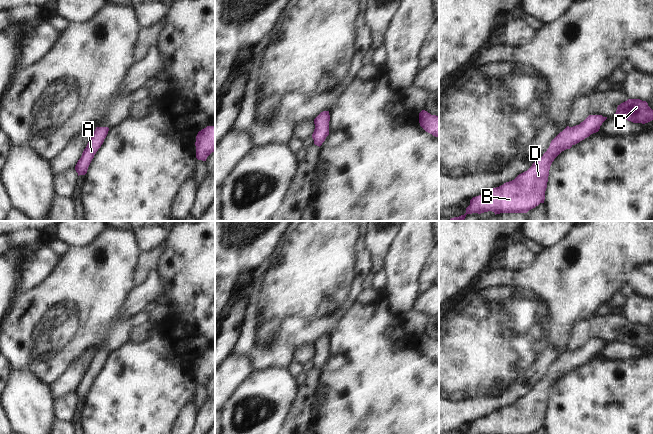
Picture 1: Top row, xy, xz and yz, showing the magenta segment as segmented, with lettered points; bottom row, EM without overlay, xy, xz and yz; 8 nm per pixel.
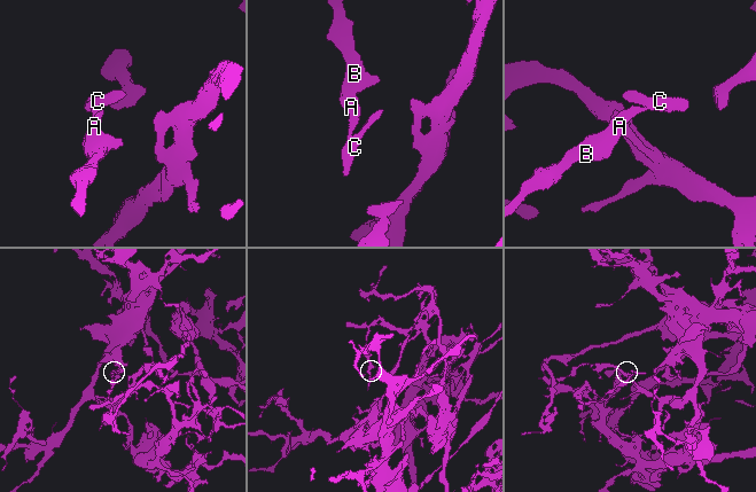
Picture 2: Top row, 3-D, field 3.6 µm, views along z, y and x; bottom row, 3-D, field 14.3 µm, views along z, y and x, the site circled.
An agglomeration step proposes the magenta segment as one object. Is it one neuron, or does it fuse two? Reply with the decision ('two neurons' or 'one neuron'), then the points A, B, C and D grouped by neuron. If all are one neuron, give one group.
one neuron; groups A B C D

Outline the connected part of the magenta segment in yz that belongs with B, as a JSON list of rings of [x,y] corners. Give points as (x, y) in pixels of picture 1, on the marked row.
[[[589,115],[579,125],[567,126],[550,143],[549,148],[525,172],[514,180],[473,197],[466,213],[450,221],[464,221],[467,214],[492,211],[500,213],[527,213],[544,203],[549,170],[554,159],[564,150],[570,149],[591,134],[599,131],[607,119],[602,115]]]

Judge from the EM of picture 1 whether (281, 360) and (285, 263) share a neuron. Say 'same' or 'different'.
same

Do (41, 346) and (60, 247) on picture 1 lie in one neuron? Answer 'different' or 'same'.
different

